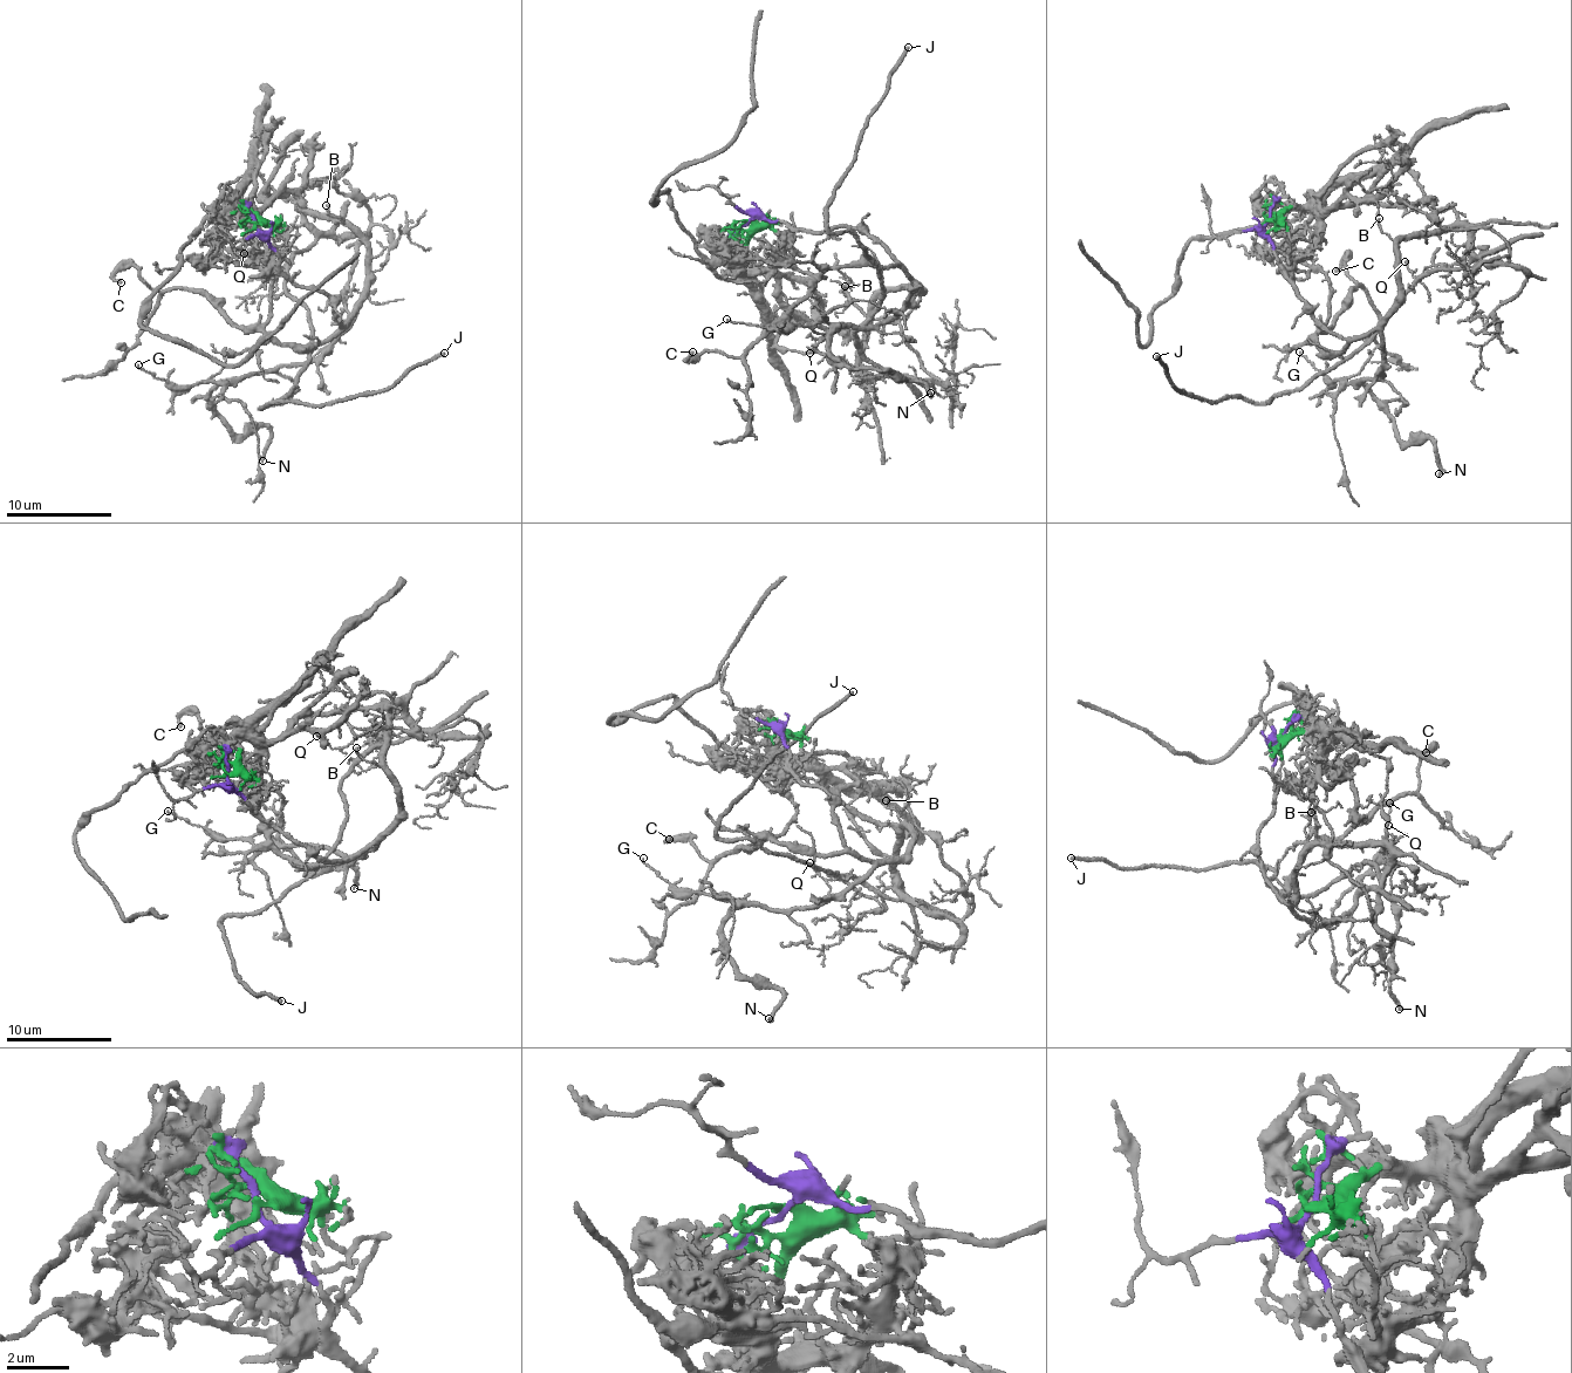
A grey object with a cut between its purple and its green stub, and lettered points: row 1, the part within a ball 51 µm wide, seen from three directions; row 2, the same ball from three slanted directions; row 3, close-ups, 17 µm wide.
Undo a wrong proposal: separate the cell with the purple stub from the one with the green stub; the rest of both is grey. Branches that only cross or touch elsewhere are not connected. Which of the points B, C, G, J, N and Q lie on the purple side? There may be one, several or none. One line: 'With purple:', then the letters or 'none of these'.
With purple: B, C, G, J, N, Q

